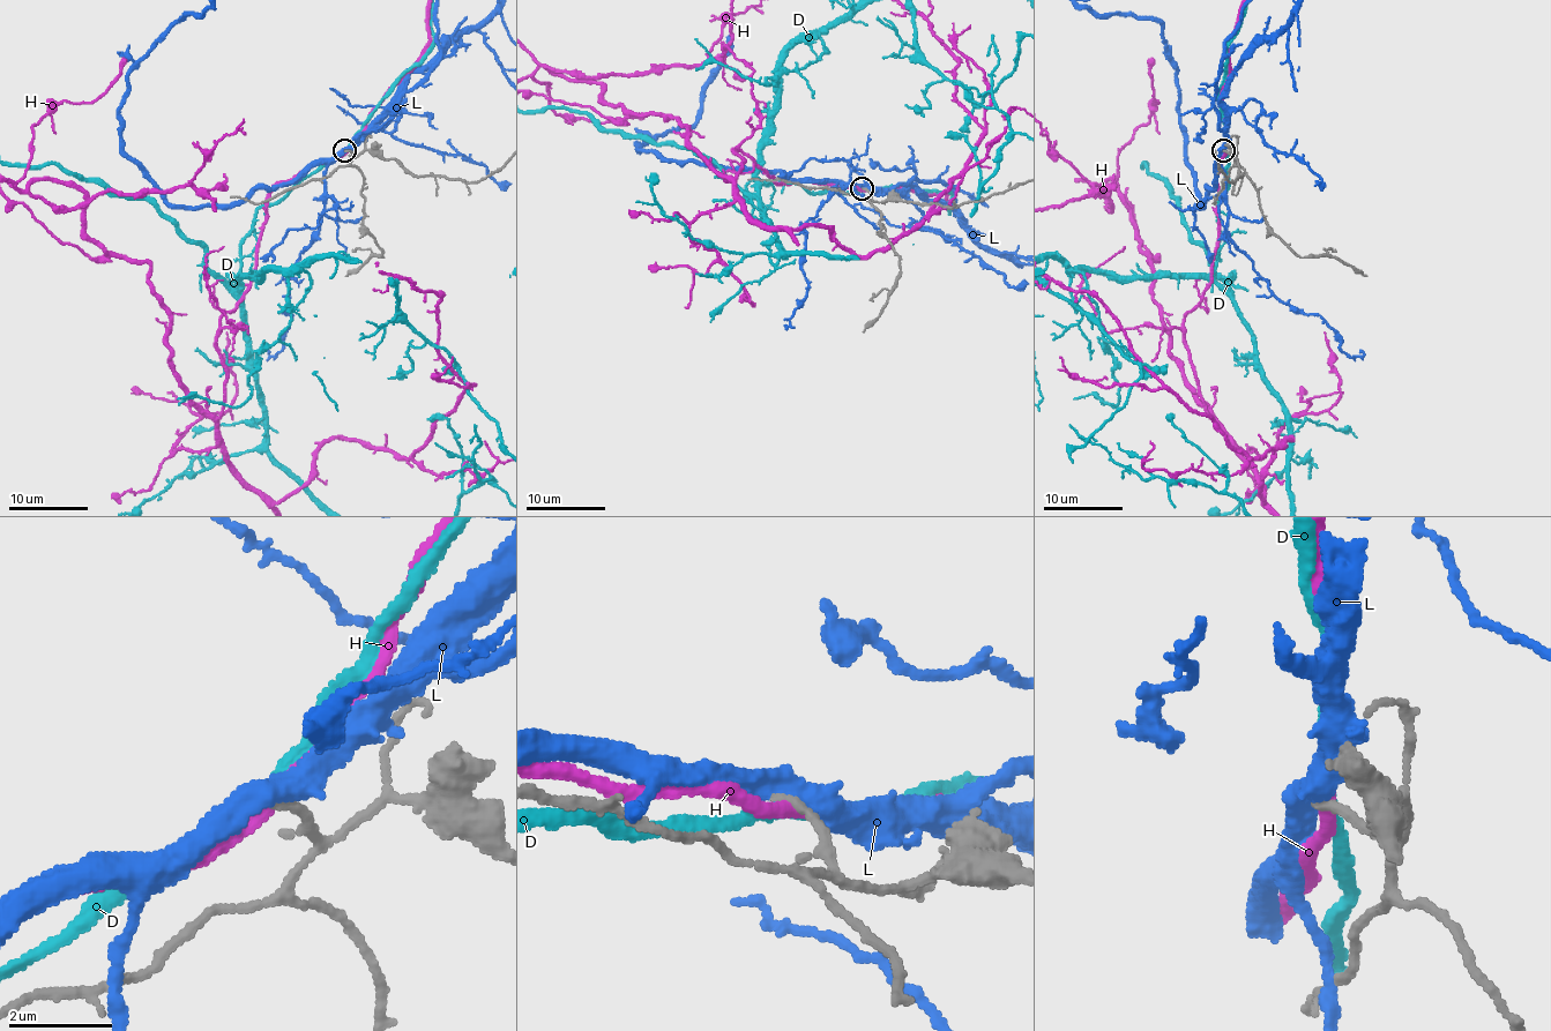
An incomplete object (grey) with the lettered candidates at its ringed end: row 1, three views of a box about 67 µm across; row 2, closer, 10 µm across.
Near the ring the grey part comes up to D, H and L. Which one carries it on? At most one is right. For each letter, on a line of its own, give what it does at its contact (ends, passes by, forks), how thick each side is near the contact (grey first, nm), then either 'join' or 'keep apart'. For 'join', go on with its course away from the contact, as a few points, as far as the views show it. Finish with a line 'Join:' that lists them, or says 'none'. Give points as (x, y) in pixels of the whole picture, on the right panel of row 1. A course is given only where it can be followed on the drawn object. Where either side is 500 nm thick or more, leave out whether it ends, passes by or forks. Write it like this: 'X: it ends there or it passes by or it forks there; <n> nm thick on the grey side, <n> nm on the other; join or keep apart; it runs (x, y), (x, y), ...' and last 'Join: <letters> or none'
D: it passes by; 160 nm thick on the grey side, 200 nm on the other; keep apart
H: it passes by; 180 nm thick on the grey side, 240 nm on the other; keep apart
L: it passes by; 180 nm thick on the grey side, 480 nm on the other; keep apart
Join: none

